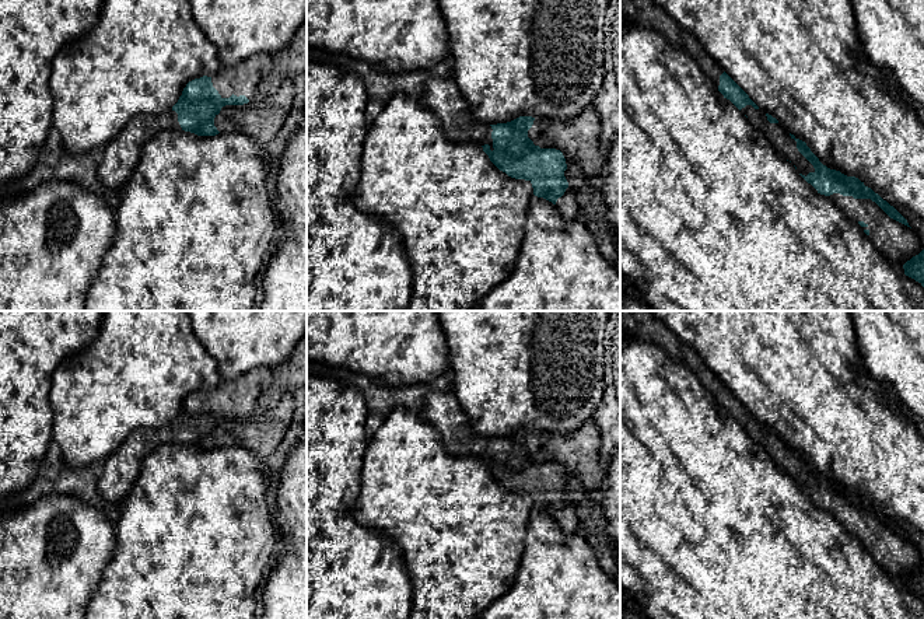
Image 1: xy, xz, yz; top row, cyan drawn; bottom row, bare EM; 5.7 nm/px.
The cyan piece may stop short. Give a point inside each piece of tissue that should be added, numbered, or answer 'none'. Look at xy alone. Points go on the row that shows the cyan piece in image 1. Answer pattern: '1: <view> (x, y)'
1: xy (262, 118)

